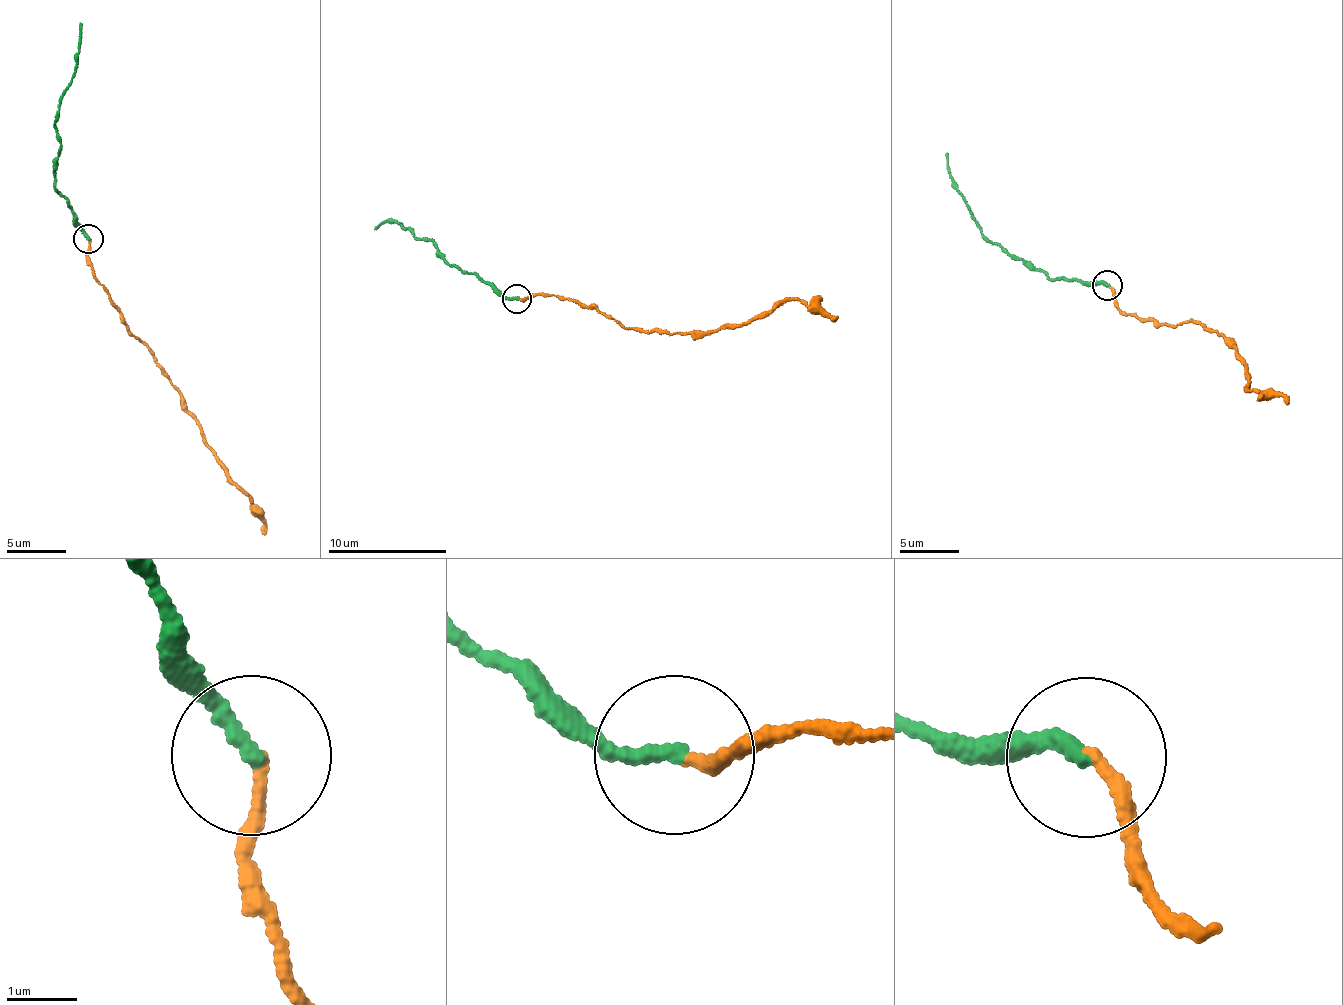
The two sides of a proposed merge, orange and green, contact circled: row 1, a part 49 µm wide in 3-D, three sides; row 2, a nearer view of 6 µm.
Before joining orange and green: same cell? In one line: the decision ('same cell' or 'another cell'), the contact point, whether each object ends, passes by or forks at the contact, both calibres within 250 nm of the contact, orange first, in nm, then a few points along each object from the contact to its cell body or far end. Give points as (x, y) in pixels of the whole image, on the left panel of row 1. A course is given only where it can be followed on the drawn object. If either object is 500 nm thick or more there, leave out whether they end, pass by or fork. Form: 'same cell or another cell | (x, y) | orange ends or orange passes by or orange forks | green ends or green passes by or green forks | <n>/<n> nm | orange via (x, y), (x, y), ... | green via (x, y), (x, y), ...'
same cell | (88, 238) | orange ends | green ends | 160/200 nm | orange via (90, 239), (87, 262), (100, 284), (108, 288), (130, 332), (147, 344), (225, 475), (260, 506), (265, 536) | green via (87, 238), (52, 173), (79, 22)

